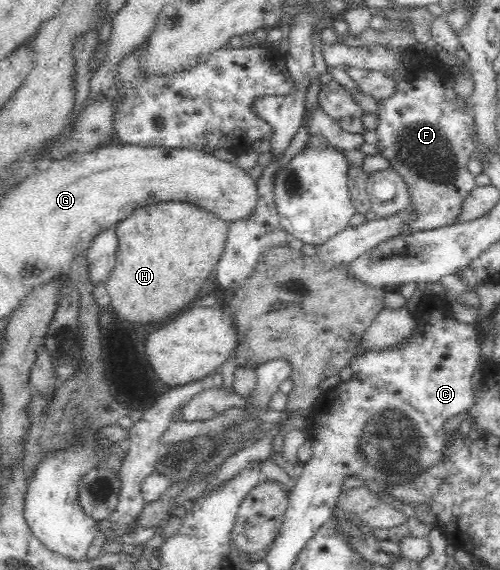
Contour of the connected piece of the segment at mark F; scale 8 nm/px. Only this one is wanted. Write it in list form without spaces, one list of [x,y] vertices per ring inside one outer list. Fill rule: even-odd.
[[[336,43],[323,44],[321,51],[327,66],[382,71],[385,77],[394,79],[394,93],[388,99],[378,101],[378,120],[374,129],[376,150],[388,160],[388,170],[400,174],[410,190],[410,203],[406,210],[410,210],[412,219],[408,219],[406,224],[411,231],[428,231],[450,225],[466,195],[477,186],[467,168],[471,156],[476,153],[475,114],[467,107],[468,97],[455,92],[450,68],[444,68],[424,50],[408,52],[384,45],[347,47]],[[405,55],[412,57],[405,61]]]

